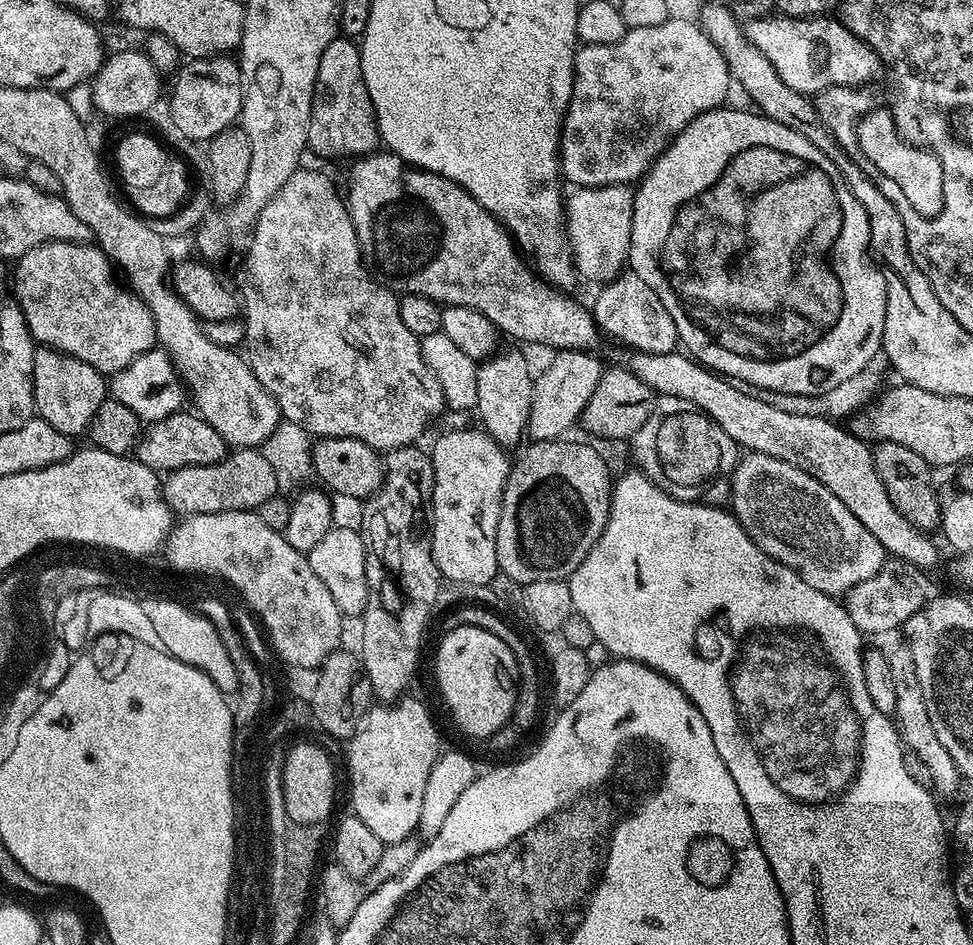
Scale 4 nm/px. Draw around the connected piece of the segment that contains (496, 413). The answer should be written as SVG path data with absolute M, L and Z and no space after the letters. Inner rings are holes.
M502 350L479 363L476 377L478 398L475 411L480 416L481 427L500 445L511 448L527 433L530 403L533 401L533 371L520 351Z

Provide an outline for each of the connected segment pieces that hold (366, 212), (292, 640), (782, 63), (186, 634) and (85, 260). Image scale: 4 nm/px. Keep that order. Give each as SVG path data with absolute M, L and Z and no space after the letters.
M377 150L369 155L351 161L352 169L348 172L348 192L346 188L346 203L348 213L352 219L352 231L355 232L360 243L360 255L363 263L385 284L397 294L406 296L425 296L436 301L441 306L466 306L470 310L478 310L478 314L486 314L490 322L494 322L496 331L505 337L513 336L516 340L525 340L528 344L545 344L551 350L575 348L577 350L595 349L598 329L596 319L587 307L584 308L576 300L571 300L567 291L554 288L551 284L540 279L539 275L526 263L525 257L518 251L512 239L512 233L470 195L465 188L442 178L433 172L425 172L422 168L413 168L412 165L392 152Z
M226 510L218 514L194 514L177 519L162 550L183 567L207 566L224 576L232 576L232 580L240 584L245 600L255 603L258 614L262 614L264 622L272 627L274 644L281 646L281 653L288 656L289 662L315 660L330 645L340 644L343 616L340 615L338 606L334 606L330 590L326 590L326 585L318 579L318 574L310 570L307 555L294 550L294 546L286 542L283 532L270 530L270 526L264 525L255 511Z
M773 14L747 21L746 35L762 54L766 54L766 58L770 58L770 66L778 70L778 76L790 86L790 90L819 94L834 86L868 86L864 84L882 72L880 55L836 18Z
M152 596L152 599L146 600L143 605L146 615L151 619L151 623L162 641L165 652L170 653L171 656L178 658L188 666L202 670L225 696L233 695L236 692L238 686L236 669L216 628L206 617L171 597Z
M55 240L39 244L18 257L14 267L16 273L10 276L10 288L24 315L24 324L37 345L64 352L105 374L122 370L143 352L153 351L157 339L150 310L135 292L116 281L117 273L112 260L93 243L75 244L69 240Z

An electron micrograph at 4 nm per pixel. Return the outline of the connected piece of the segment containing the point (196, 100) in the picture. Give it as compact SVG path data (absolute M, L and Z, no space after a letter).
M228 54L192 58L187 63L175 73L168 112L172 115L173 126L186 139L207 142L222 134L222 130L233 127L240 119L244 97L240 65Z

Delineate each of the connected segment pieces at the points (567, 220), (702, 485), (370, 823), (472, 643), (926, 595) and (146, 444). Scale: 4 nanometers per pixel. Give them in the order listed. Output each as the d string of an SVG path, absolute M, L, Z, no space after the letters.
M607 184L597 188L569 191L564 208L564 223L577 273L603 286L625 271L630 250L630 232L634 218L635 191L626 184Z
M673 396L659 397L654 411L631 436L630 445L635 467L675 500L699 501L711 480L731 477L738 459L738 445L718 422L694 406L694 402Z
M400 698L395 702L380 702L368 709L359 728L352 733L348 744L348 780L352 783L351 811L384 845L402 842L420 827L422 818L422 797L426 790L426 778L440 757L440 732L428 713L428 708L420 700Z
M460 624L439 638L436 684L440 687L440 696L466 735L487 741L510 720L515 710L520 676L514 654L510 646L506 646L502 638L490 634L488 628Z
M893 559L866 582L858 582L846 594L846 607L854 626L862 634L868 632L892 632L903 629L907 622L922 606L926 606L935 596L941 595L939 588L923 568L907 564L905 560Z
M181 410L151 421L136 441L134 456L151 472L167 474L186 466L210 466L228 455L229 451L229 444L201 416L192 410Z

